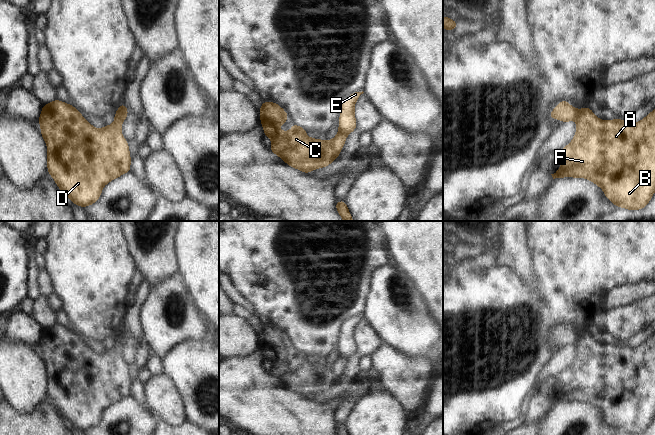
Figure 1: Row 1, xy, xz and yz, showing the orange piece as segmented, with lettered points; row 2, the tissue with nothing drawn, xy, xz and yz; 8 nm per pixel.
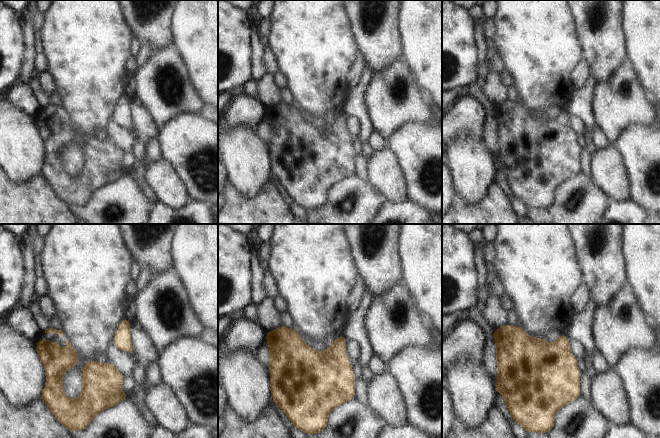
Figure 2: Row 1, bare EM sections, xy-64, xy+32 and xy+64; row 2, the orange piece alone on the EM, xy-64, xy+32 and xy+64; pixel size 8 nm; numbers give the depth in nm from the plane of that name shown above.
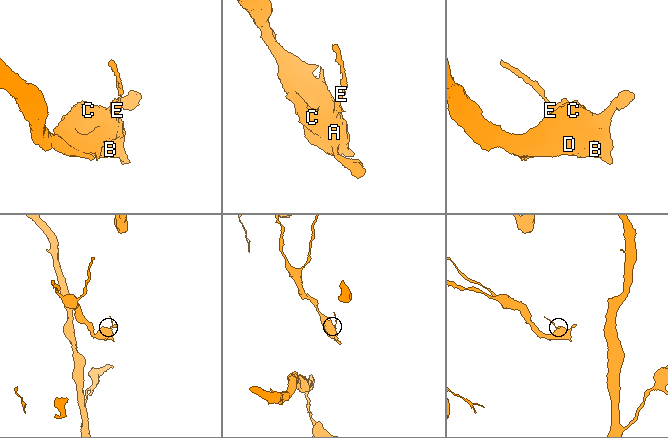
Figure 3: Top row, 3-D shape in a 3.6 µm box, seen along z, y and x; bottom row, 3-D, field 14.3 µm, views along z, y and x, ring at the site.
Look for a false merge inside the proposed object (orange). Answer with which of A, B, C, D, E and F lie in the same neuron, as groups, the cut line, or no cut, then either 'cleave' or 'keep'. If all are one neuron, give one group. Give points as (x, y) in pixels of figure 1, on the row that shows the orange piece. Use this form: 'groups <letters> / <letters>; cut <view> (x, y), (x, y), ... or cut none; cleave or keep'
groups A B C D F / E; cut xy (115, 114), (122, 121); cleave

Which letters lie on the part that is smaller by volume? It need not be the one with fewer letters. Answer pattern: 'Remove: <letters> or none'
Remove: E

